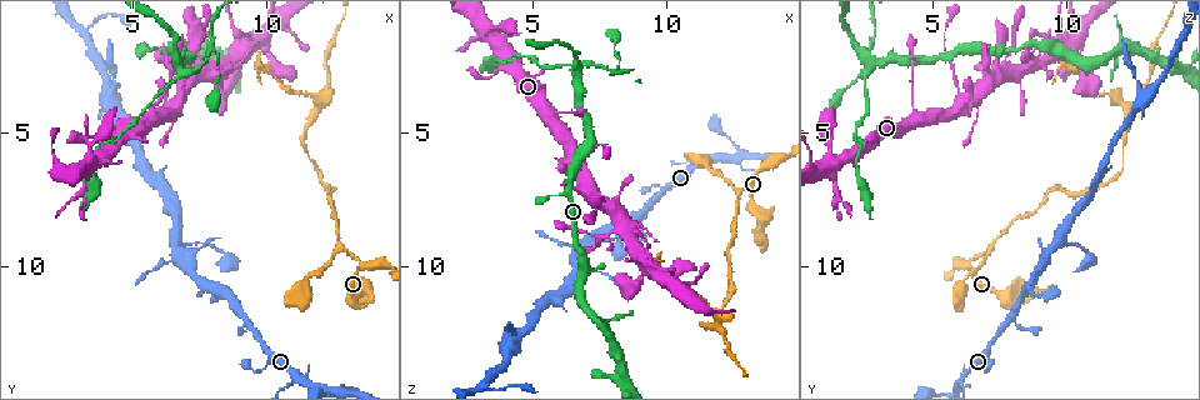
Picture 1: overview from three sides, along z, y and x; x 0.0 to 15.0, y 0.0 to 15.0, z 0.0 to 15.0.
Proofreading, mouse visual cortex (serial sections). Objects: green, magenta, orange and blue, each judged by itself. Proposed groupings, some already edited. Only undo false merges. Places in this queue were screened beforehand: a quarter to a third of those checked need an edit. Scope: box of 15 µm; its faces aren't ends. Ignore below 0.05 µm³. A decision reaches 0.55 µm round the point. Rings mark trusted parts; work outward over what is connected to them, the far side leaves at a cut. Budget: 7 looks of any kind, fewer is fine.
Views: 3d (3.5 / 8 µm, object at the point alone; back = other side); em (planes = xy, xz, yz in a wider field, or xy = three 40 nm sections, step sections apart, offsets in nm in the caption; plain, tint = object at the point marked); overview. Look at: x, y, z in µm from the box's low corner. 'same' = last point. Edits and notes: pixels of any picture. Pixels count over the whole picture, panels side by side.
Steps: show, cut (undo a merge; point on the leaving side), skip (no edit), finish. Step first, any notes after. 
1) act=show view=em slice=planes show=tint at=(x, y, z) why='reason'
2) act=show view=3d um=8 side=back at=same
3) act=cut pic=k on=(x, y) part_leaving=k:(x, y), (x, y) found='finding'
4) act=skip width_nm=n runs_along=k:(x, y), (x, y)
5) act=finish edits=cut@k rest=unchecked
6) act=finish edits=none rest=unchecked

act=show view=3d um=3.5 at=(5.7, 4.2, 4.2) why='three-way junction'

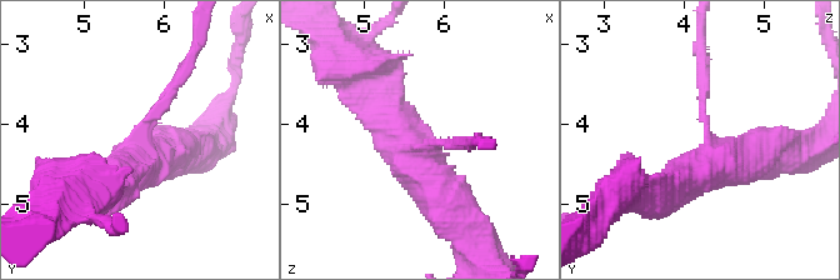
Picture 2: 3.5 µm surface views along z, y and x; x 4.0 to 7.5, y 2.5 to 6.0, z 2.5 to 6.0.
act=show view=em slice=xy step=2 show=tint at=(5.75, 4.30, 4.30) arms=3 arm_widths_nm=100,450,500

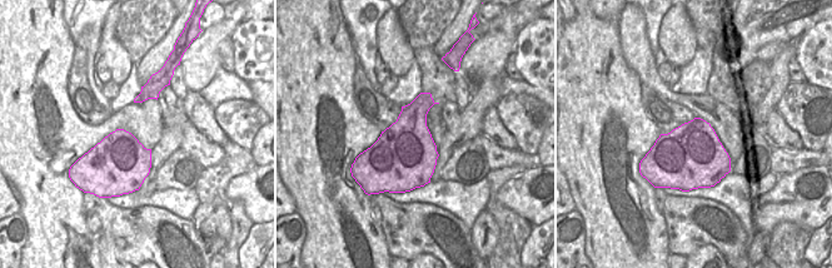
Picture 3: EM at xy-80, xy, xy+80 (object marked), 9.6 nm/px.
act=skip runs_along=2:(376, 100), (465, 228) found='one cell here'

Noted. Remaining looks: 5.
act=show view=3d um=8 at=(13.6, 9.9, 6.4) why='three arms meet'

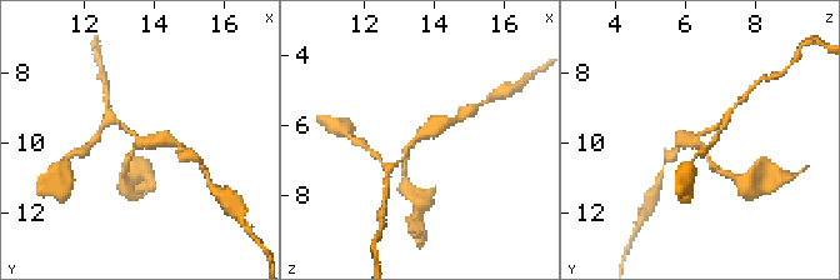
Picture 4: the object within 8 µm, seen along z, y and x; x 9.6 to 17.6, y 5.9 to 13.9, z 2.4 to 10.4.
act=show view=3d um=3.5 at=(13.6, 9.8, 6.4) why='zoom in'

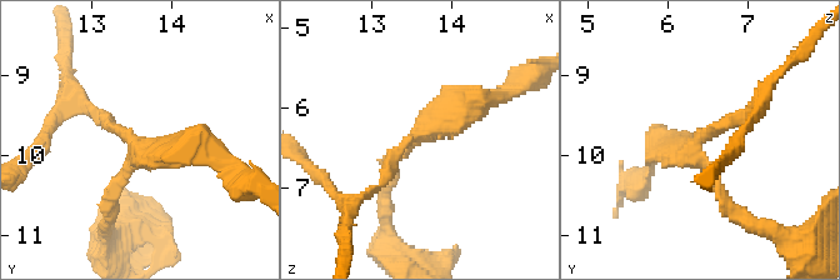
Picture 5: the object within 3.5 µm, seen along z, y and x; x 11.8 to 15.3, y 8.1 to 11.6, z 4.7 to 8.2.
act=show view=em slice=xy step=1 show=tint at=(13.55, 9.80, 6.40)

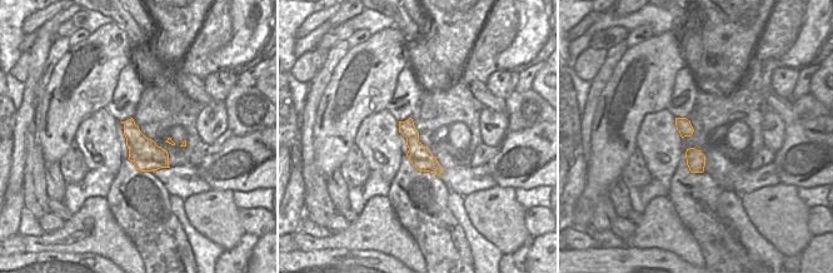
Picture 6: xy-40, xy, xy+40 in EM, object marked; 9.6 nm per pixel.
act=skip runs_along=6:(402, 124), (417, 150), (437, 170) found='one cell here'

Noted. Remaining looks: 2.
act=show view=3d um=3.5 at=(6.8, 9.8, 9.1) why='sudden change in width'

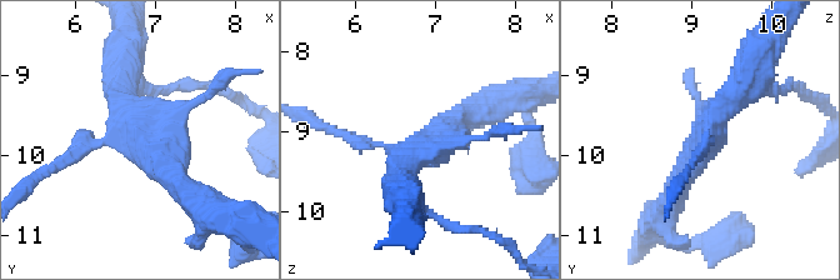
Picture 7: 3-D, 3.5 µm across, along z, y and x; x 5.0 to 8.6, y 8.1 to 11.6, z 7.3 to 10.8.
act=show view=em slice=xy step=5 show=tint at=(6.80, 9.80, 9.20)

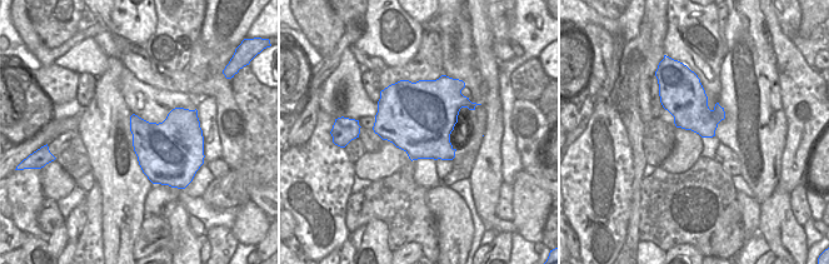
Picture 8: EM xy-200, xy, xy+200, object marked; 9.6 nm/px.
act=skip runs_along=7:(674, 199), (713, 118), (748, 71) found='all the same cell'

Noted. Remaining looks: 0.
act=finish edits=none rest=unchecked

